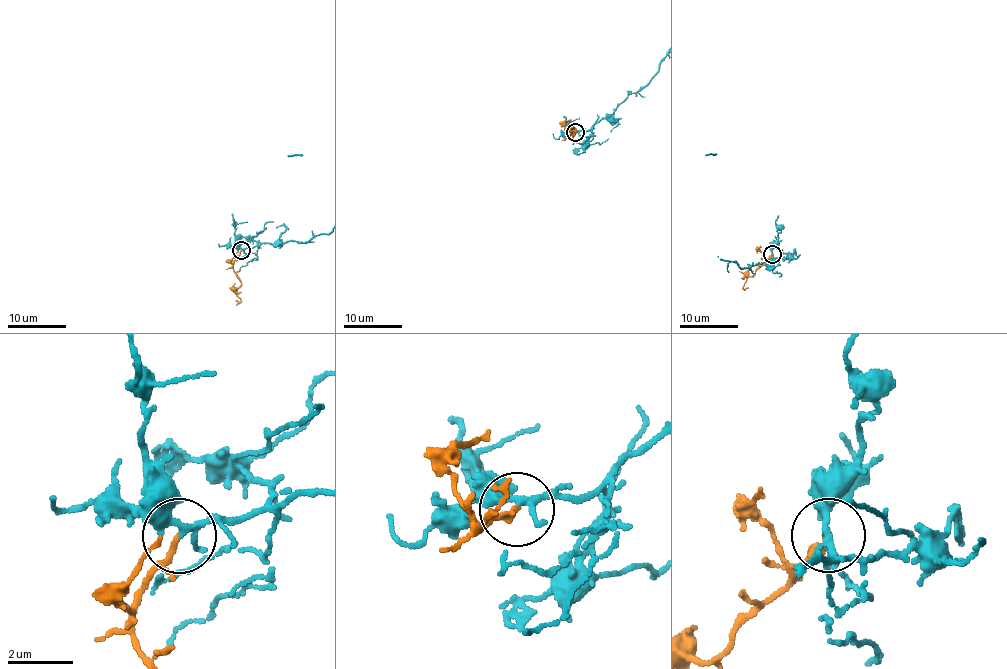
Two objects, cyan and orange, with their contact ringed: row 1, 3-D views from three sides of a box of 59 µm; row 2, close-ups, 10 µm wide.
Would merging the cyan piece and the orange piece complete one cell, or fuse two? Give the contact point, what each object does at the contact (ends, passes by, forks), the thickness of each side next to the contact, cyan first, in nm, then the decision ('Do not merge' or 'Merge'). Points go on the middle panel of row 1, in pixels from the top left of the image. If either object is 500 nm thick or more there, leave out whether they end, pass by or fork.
Place: (575, 132). At the ring cyan forks. At the ring orange passes by. Thickness 150 nm (cyan) against 110 nm. Merge

